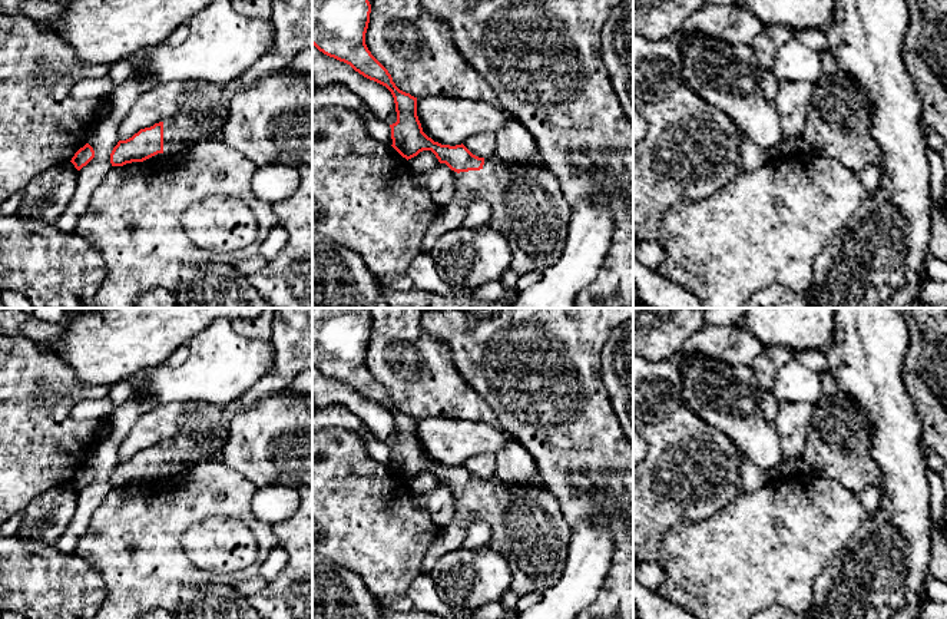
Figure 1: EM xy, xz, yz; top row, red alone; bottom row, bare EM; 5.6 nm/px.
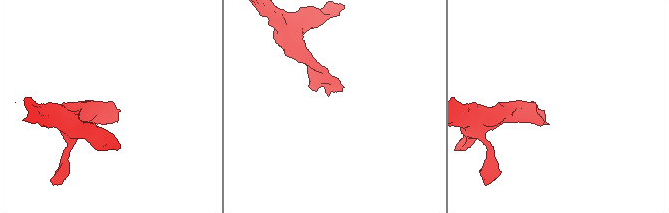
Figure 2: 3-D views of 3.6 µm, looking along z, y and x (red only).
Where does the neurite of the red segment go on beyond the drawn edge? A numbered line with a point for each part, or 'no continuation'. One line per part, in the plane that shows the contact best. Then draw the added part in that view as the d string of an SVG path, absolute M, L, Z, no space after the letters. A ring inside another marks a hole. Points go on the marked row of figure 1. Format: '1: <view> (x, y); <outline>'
1: xz (527, 207); M484 158L480 171L453 171L453 175L456 193L428 226L423 239L424 252L430 254L443 234L461 226L471 202L484 199L491 209L490 225L507 238L511 271L519 277L544 271L559 259L572 206L559 179L547 168Z

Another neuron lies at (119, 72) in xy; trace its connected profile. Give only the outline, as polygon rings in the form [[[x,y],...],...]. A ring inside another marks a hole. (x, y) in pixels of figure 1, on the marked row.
[[[120,60],[110,64],[109,77],[115,85],[123,83],[130,76],[130,62]]]

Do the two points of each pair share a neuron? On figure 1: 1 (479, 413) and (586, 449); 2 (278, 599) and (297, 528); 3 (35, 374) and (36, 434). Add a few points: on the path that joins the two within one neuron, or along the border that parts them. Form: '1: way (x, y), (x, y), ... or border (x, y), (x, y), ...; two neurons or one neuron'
1: border (477, 391), (493, 410), (500, 426); two neurons
2: way (291, 582), (297, 575), (297, 545); one neuron
3: way (32, 389), (32, 420); one neuron

